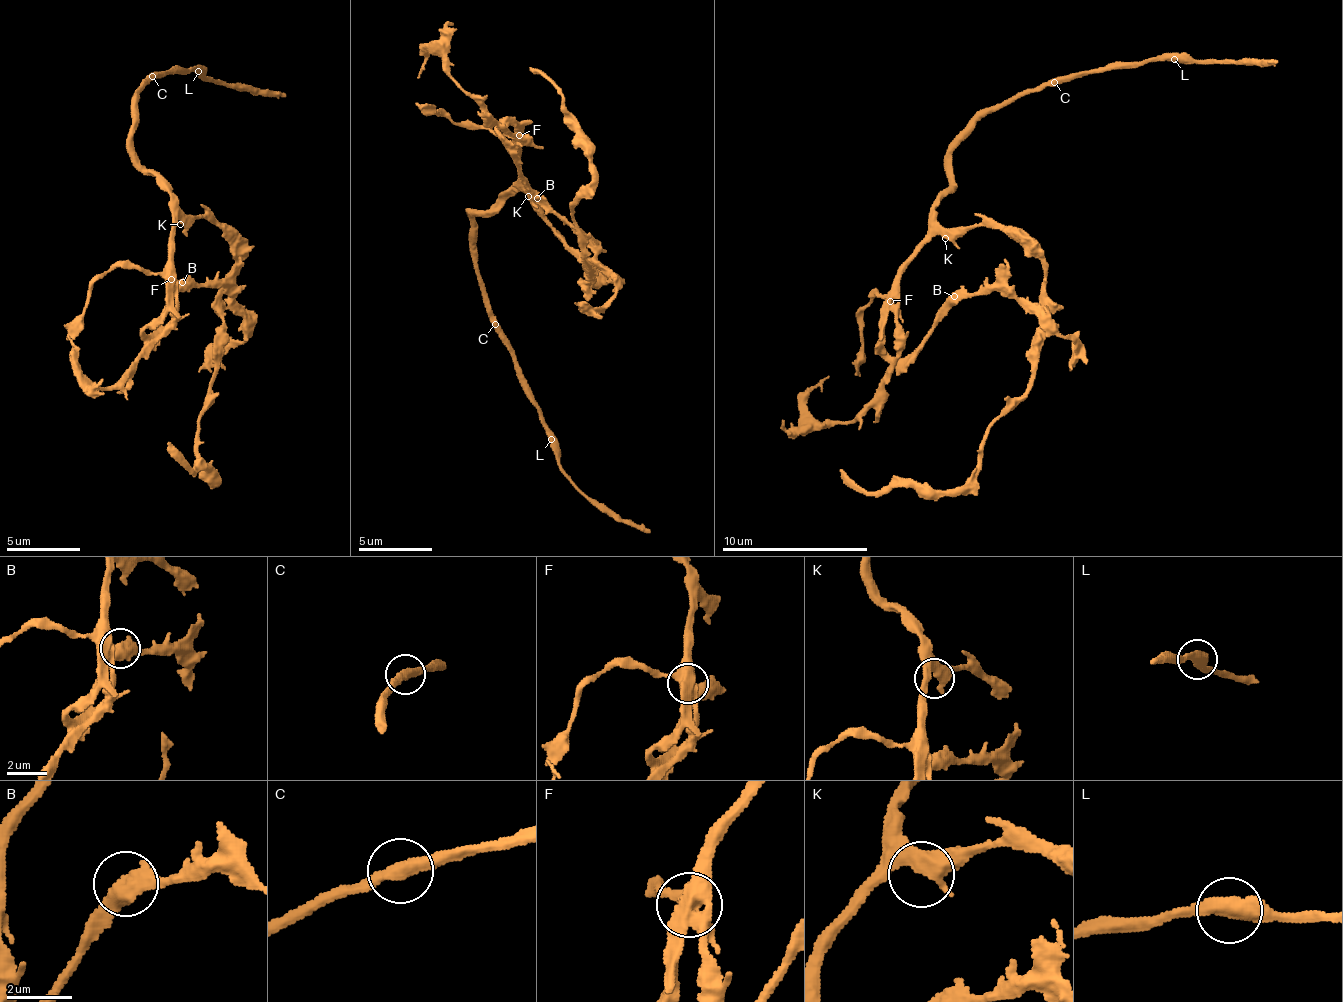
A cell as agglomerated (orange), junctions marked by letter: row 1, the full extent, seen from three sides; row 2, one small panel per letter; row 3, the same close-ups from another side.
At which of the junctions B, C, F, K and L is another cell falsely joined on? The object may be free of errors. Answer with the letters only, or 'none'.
F

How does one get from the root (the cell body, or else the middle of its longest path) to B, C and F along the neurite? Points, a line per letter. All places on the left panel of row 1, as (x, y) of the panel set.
B: (187, 214), (172, 232), (174, 321), (160, 335), (148, 336), (183, 283)
C: (187, 214), (177, 205), (177, 198), (139, 163), (139, 155), (132, 144), (132, 100), (154, 75)
F: (187, 214), (178, 219), (179, 226), (172, 232), (175, 277), (172, 280)

